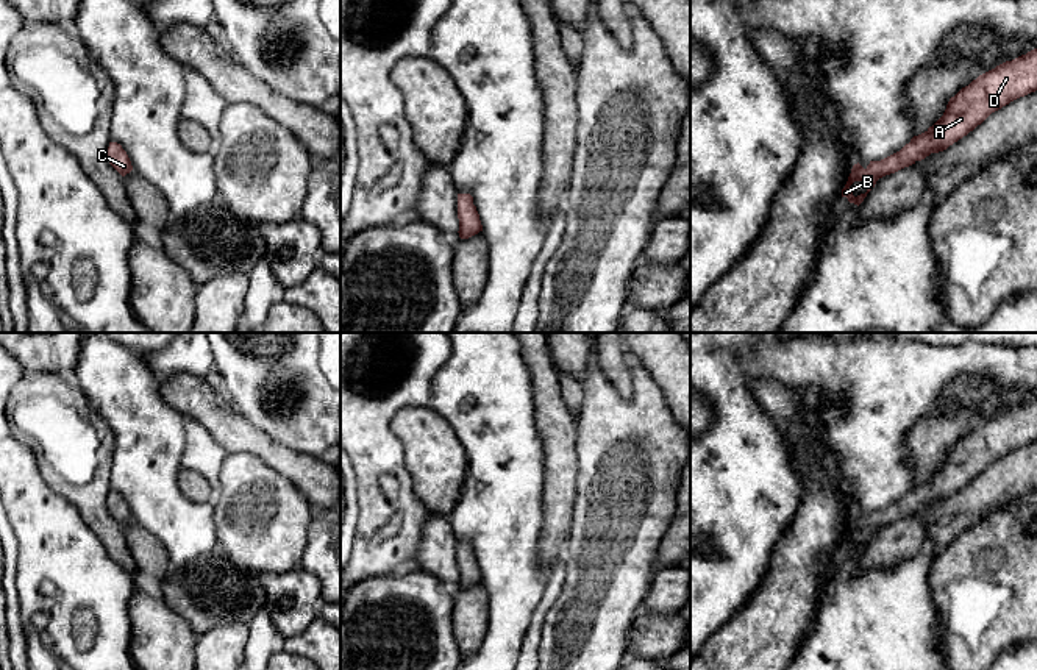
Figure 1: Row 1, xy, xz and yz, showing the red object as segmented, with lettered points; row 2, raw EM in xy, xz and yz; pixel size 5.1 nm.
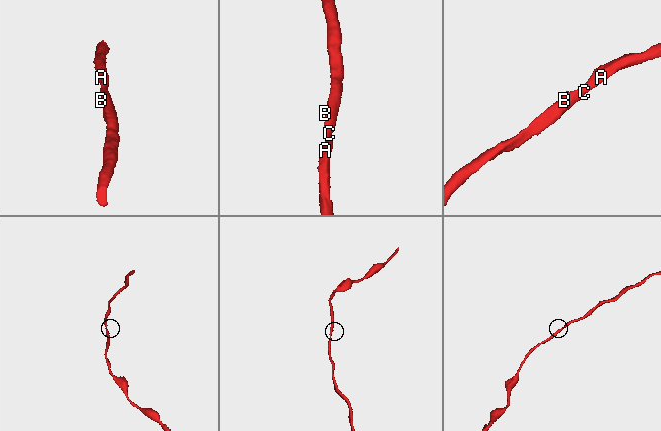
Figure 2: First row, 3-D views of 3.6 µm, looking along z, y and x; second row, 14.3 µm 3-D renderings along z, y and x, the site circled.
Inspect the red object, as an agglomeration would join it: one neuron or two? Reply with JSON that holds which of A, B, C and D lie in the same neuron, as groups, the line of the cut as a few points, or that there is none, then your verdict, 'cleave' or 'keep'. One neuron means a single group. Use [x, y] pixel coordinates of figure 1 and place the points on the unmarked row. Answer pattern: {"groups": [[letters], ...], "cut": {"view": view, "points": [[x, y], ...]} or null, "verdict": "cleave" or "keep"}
{"groups": [["A", "B", "C", "D"]], "cut": null, "verdict": "keep"}

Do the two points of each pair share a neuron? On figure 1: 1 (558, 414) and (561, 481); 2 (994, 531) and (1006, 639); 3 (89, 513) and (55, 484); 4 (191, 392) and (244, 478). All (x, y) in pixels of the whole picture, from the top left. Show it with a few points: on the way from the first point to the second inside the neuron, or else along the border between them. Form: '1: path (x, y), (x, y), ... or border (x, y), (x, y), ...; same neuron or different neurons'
1: path (558, 431), (561, 464); same neuron
2: path (1020, 558), (1020, 612); same neuron
3: path (81, 503), (64, 489); same neuron
4: border (228, 452), (250, 452), (264, 463); different neurons

